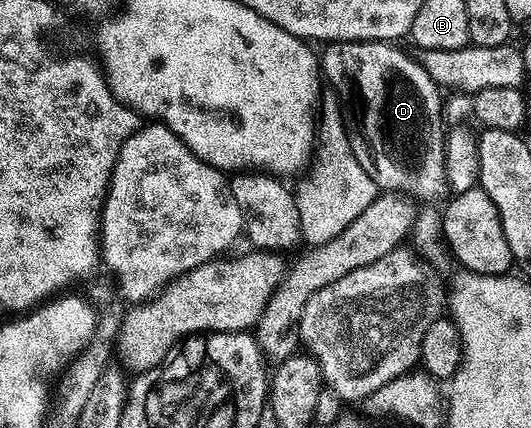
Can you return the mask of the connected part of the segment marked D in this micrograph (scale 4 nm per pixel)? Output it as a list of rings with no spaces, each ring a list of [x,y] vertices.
[[[390,41],[332,43],[325,50],[320,55],[320,75],[325,82],[327,79],[328,87],[338,94],[348,141],[364,172],[382,191],[409,193],[419,200],[426,199],[422,201],[441,200],[448,191],[444,173],[444,99],[438,84],[428,77],[421,62],[415,56],[413,59],[405,55],[398,45]]]

